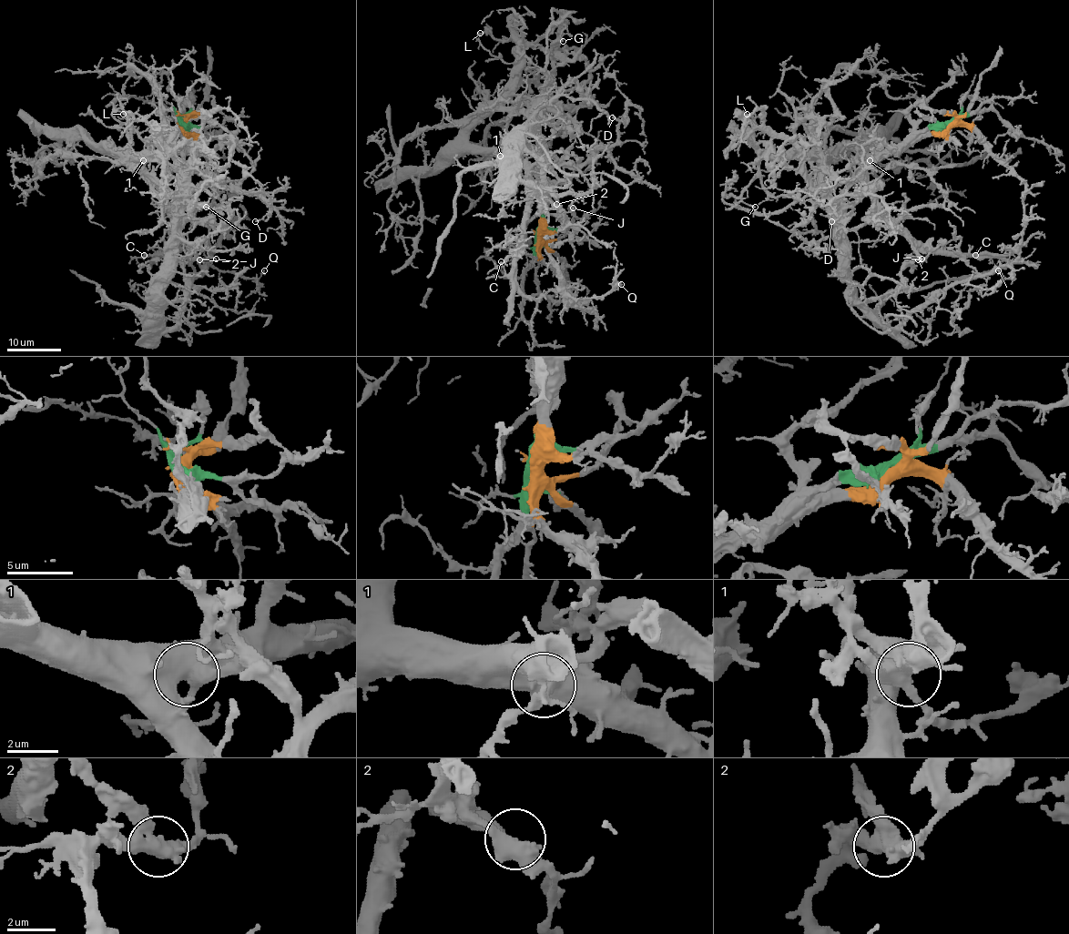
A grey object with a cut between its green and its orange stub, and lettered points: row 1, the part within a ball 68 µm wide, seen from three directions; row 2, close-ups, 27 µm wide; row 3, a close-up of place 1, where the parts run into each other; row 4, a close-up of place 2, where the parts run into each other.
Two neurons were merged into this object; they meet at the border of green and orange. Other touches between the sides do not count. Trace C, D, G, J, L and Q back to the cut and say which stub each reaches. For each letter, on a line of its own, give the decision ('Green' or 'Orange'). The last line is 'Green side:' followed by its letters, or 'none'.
C: Orange
D: Green
G: Green
J: Green
L: Orange
Q: Green
Green side: D, G, J, Q

